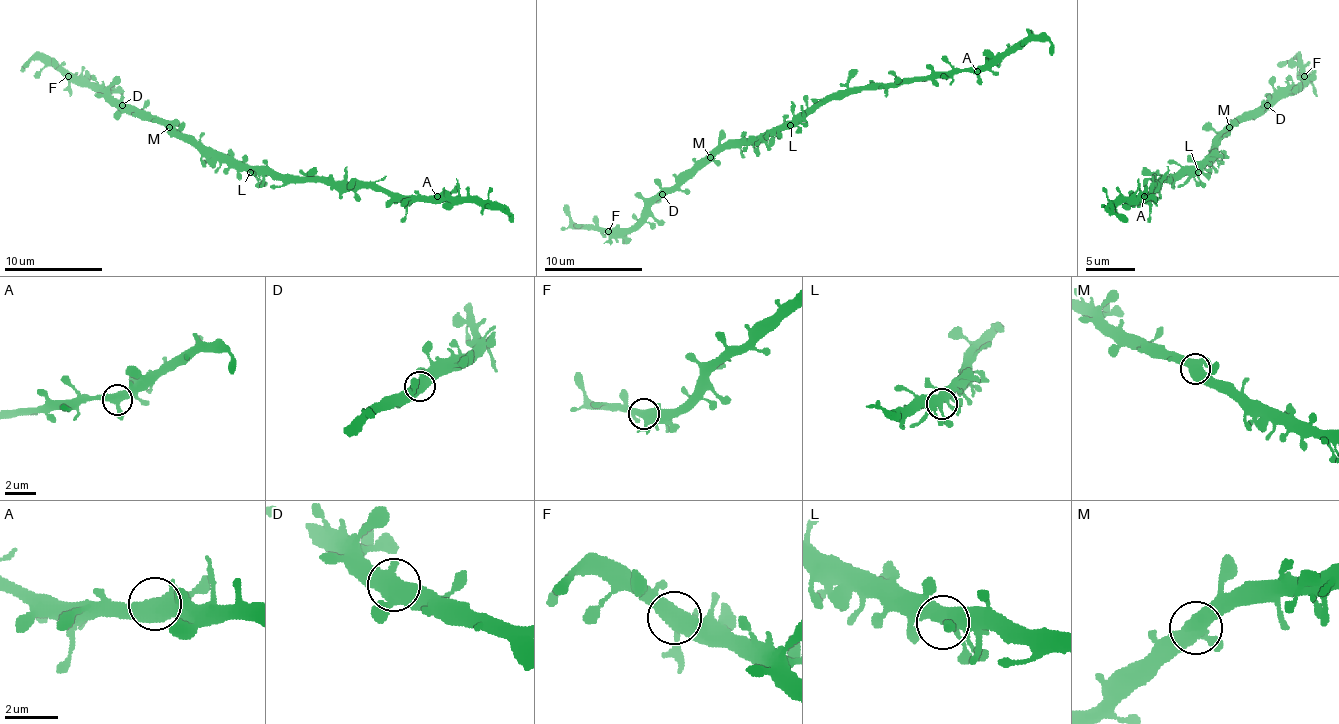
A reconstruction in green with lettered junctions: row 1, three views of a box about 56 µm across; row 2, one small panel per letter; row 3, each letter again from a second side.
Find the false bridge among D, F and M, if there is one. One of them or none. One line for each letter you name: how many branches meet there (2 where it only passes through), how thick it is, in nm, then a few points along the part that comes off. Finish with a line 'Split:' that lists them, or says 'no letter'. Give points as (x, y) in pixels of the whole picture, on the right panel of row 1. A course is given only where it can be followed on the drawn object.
Split: no letter

